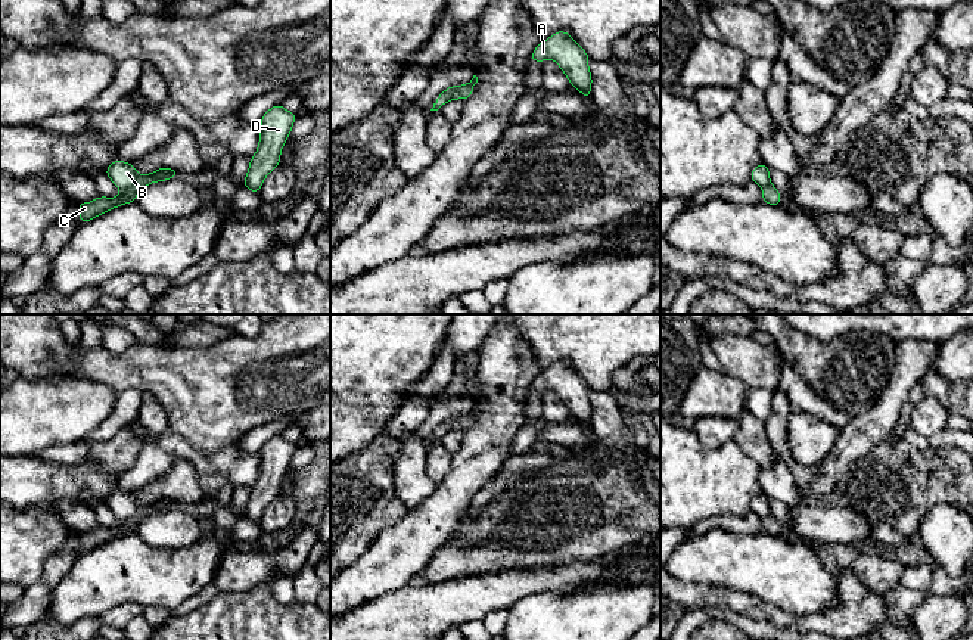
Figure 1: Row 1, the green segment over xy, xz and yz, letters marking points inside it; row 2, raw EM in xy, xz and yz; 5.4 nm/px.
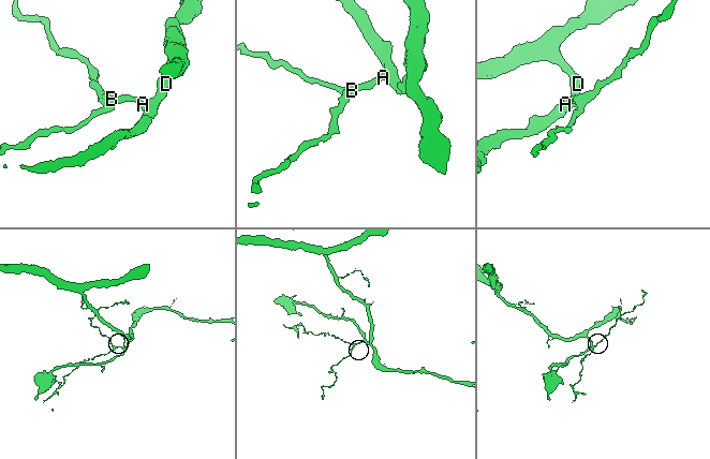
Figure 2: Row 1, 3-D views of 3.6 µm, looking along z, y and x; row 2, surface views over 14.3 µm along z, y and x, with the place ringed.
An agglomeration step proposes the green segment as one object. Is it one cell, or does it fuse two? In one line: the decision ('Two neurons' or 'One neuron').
Two neurons

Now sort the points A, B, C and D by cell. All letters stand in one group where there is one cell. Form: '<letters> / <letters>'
A B D / C

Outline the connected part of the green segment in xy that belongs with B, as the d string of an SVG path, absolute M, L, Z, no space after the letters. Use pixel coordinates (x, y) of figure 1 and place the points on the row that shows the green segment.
M116 159L105 170L105 174L119 190L125 190L128 187L143 189L156 181L177 178L178 171L161 167L150 174L142 175L136 171L134 164Z

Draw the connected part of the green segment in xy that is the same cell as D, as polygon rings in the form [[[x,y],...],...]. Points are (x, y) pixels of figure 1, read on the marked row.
[[[280,103],[270,108],[259,119],[259,143],[249,161],[243,187],[259,193],[265,177],[280,165],[280,153],[289,139],[298,115],[285,109]]]

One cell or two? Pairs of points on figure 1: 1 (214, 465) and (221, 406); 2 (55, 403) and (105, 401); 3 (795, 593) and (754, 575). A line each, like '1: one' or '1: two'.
1: two
2: one
3: one

